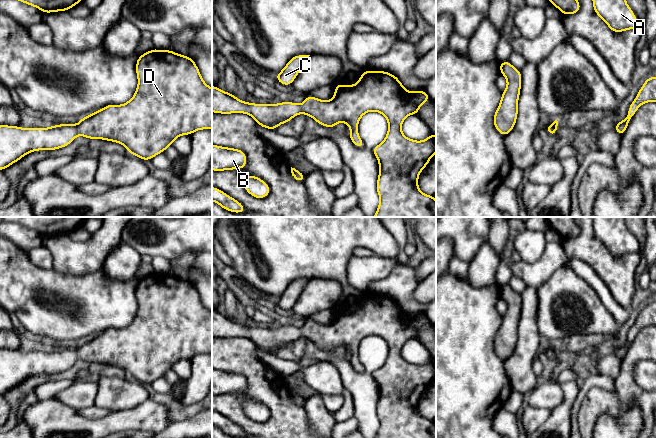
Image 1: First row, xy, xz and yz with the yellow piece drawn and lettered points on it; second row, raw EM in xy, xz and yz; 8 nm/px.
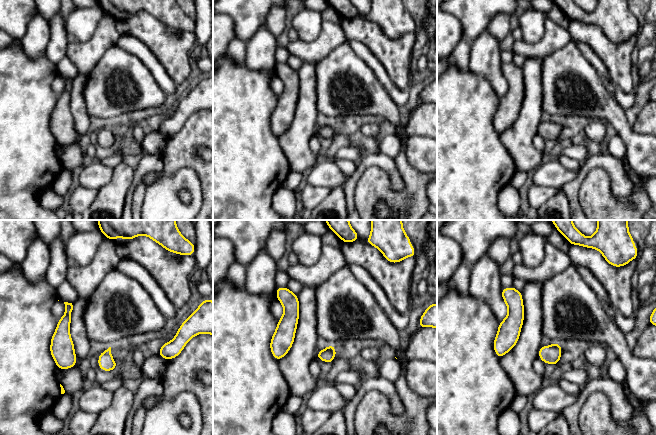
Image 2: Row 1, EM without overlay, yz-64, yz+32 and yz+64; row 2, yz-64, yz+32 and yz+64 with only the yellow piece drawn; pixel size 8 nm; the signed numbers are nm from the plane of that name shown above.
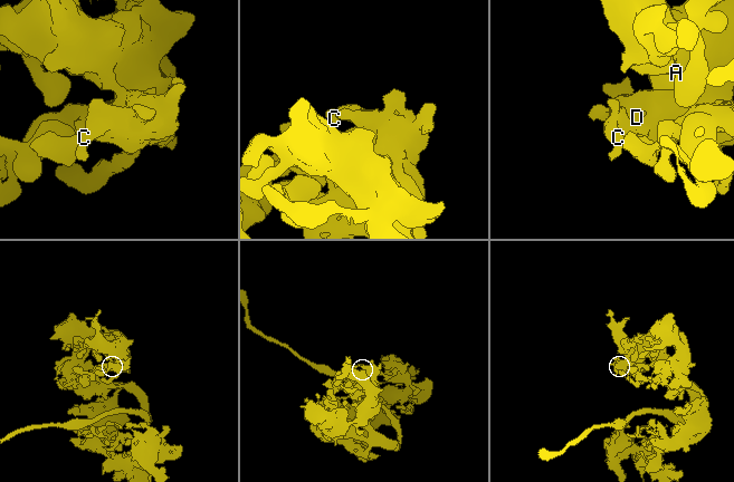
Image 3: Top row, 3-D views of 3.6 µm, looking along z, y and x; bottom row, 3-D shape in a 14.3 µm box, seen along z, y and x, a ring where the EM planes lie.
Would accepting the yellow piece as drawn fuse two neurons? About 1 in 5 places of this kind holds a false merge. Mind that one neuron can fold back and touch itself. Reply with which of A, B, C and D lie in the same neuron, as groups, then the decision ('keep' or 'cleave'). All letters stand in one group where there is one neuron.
A B C D | keep

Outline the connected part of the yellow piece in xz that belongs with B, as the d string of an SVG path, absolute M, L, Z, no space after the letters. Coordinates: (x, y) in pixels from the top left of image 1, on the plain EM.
M212 369L212 394L225 395L244 393L247 381L244 375L235 372Z

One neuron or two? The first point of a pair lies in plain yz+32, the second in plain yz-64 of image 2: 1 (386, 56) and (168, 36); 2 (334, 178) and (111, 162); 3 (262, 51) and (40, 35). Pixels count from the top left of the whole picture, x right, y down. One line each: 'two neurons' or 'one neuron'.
1: one neuron
2: two neurons
3: one neuron

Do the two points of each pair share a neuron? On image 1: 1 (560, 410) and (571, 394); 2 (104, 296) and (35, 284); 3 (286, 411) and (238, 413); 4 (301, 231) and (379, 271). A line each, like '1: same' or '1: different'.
1: same
2: same
3: same
4: different

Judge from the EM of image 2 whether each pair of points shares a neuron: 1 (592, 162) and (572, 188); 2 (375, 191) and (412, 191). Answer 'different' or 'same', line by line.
1: same
2: same

